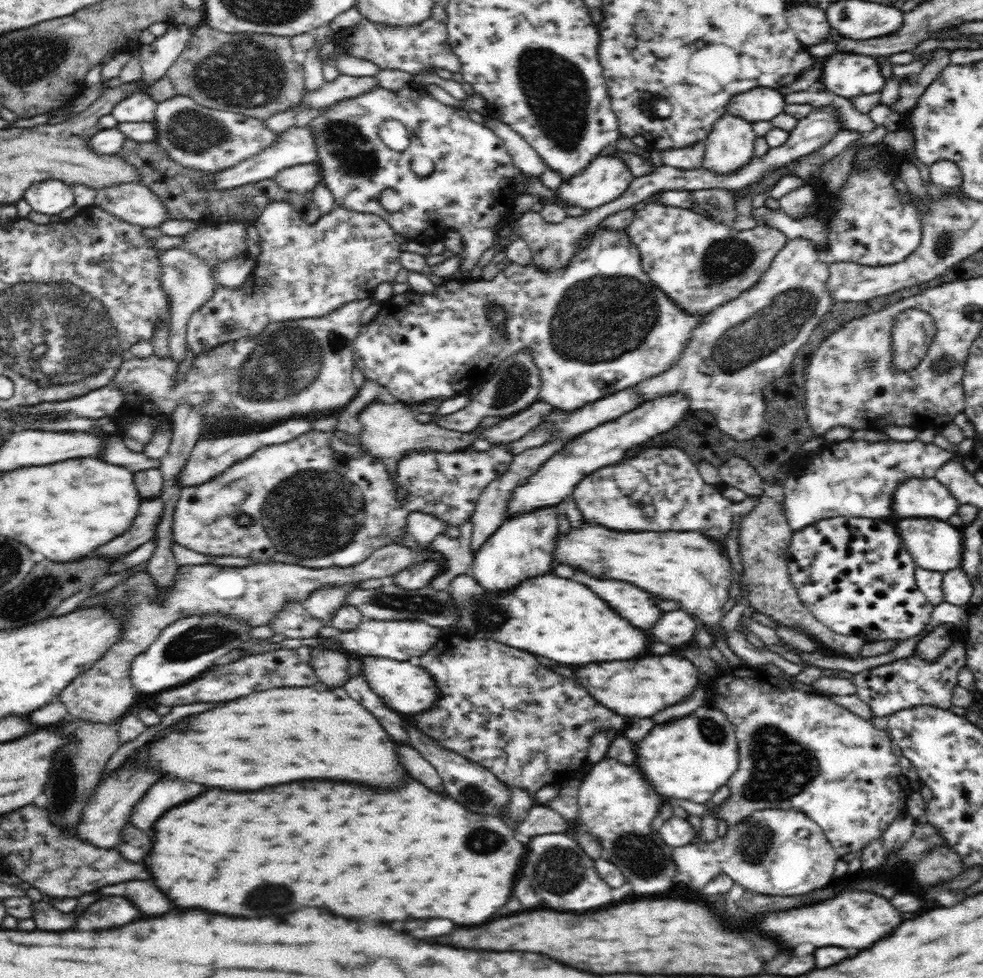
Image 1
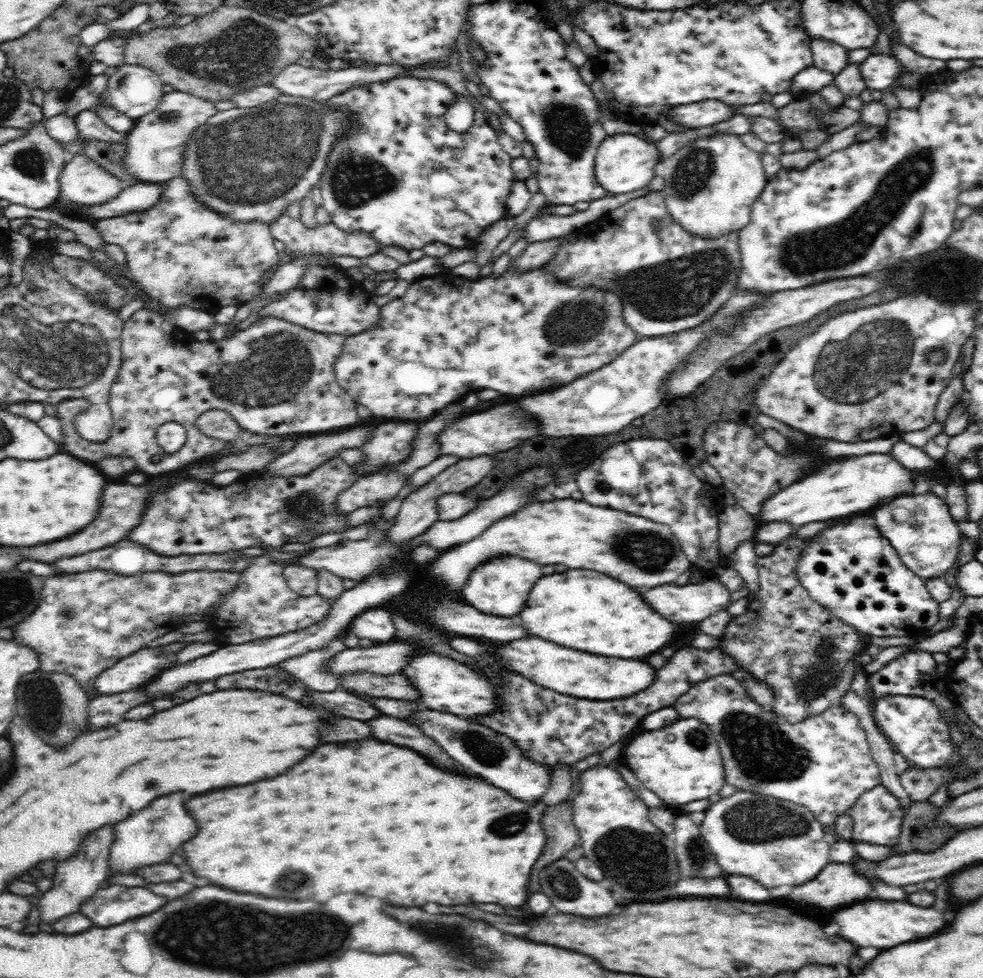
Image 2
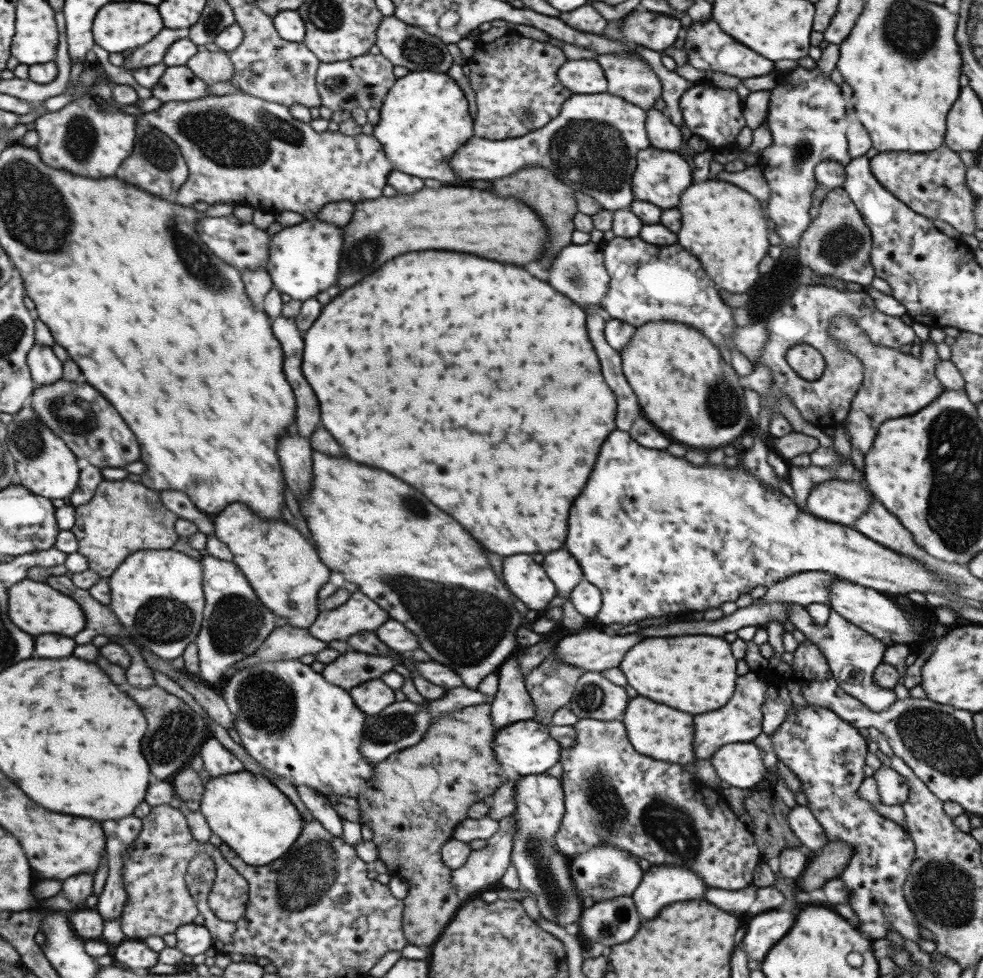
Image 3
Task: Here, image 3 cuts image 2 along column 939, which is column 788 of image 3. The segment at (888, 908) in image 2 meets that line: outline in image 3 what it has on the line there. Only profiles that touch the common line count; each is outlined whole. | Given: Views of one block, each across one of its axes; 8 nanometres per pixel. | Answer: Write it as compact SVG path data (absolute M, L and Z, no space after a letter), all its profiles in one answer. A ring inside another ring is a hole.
M771 910L765 914L757 914L745 930L743 948L749 952L751 958L763 960L767 950L787 934L793 924L793 914L783 910Z

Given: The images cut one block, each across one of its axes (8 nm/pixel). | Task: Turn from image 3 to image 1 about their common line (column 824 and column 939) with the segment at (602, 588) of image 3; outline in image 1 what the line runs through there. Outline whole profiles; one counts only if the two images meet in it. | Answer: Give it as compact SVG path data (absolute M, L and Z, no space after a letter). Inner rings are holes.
M907 518L894 523L899 538L903 540L918 567L945 573L961 566L963 559L962 528L938 519Z

